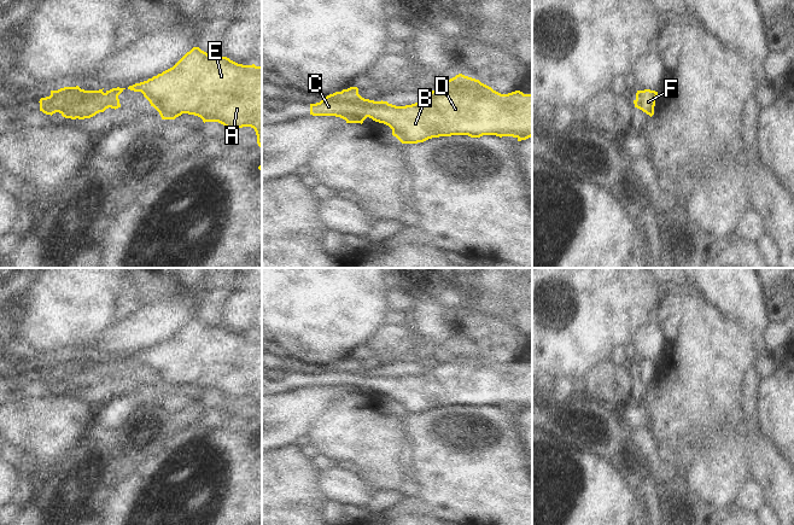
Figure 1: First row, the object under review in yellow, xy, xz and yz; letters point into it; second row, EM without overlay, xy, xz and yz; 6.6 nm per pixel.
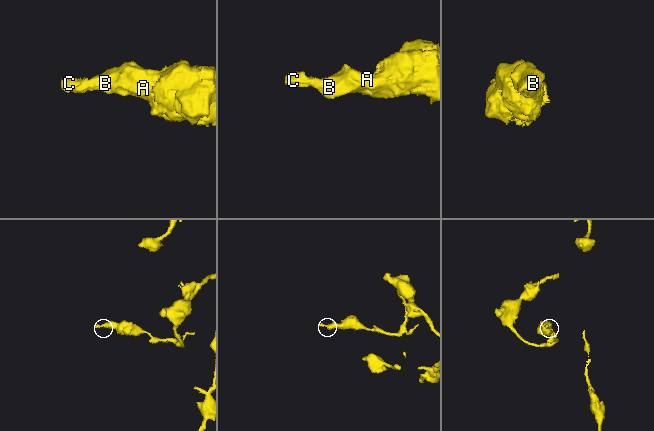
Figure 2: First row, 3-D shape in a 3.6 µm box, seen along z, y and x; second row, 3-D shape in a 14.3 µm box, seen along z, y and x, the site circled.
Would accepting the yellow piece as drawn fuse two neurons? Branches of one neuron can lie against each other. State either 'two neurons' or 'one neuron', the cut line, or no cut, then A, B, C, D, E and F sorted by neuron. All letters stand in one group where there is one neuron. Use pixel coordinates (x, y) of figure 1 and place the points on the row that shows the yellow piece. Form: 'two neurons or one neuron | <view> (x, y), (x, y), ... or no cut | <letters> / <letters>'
one neuron | no cut | A B C D E F

